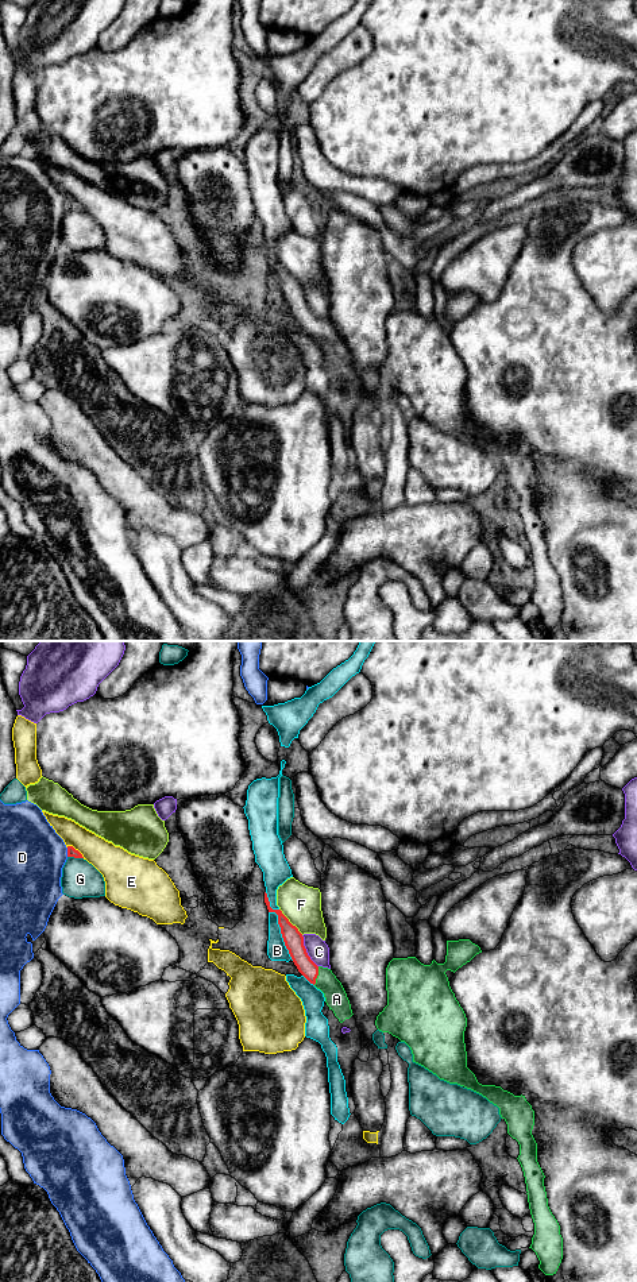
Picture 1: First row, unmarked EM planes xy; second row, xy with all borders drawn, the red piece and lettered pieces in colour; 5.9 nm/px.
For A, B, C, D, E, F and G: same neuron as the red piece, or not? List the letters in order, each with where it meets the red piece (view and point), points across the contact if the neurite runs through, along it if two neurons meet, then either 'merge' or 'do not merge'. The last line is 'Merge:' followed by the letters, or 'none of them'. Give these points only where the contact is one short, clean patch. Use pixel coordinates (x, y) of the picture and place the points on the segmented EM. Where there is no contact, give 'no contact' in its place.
A: contact xy (317, 974); way xy (293, 941), (298, 956), (317, 974), (334, 991), (336, 999); merge
B: contact xy (280, 926); do not merge
C: contact xy (305, 952); do not merge
D: contact xy (68, 852); do not merge
E: contact xy (74, 849); do not merge
F: contact xy (289, 922); do not merge
G: contact xy (76, 857); do not merge
Merge: A

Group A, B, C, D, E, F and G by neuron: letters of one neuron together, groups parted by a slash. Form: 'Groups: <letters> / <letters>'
Groups: A / B / C / D / E / F / G

